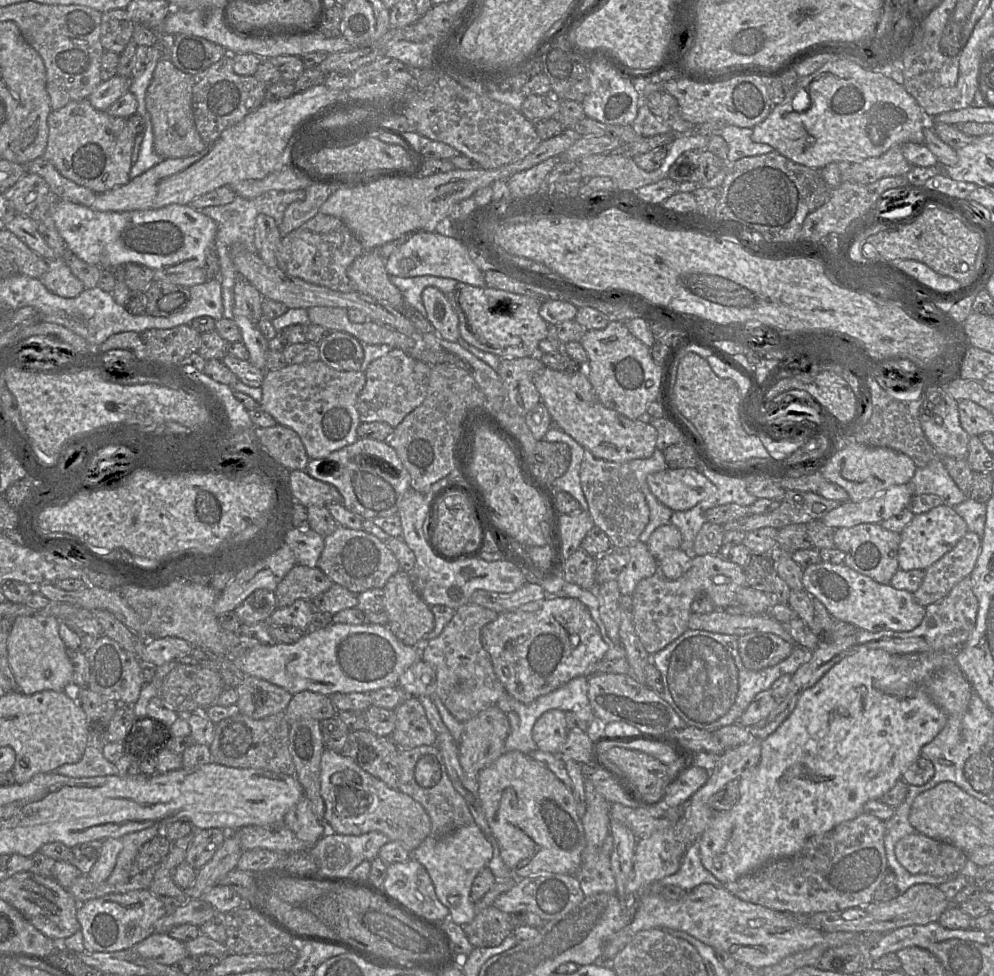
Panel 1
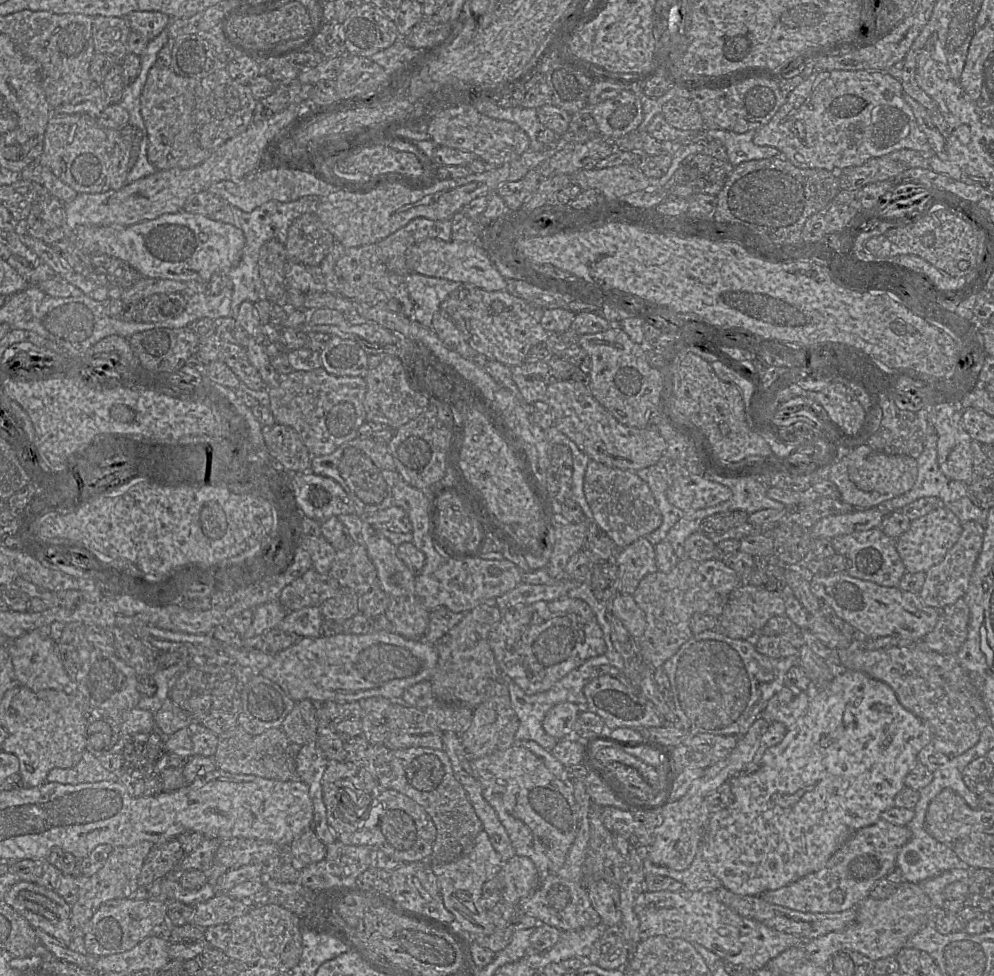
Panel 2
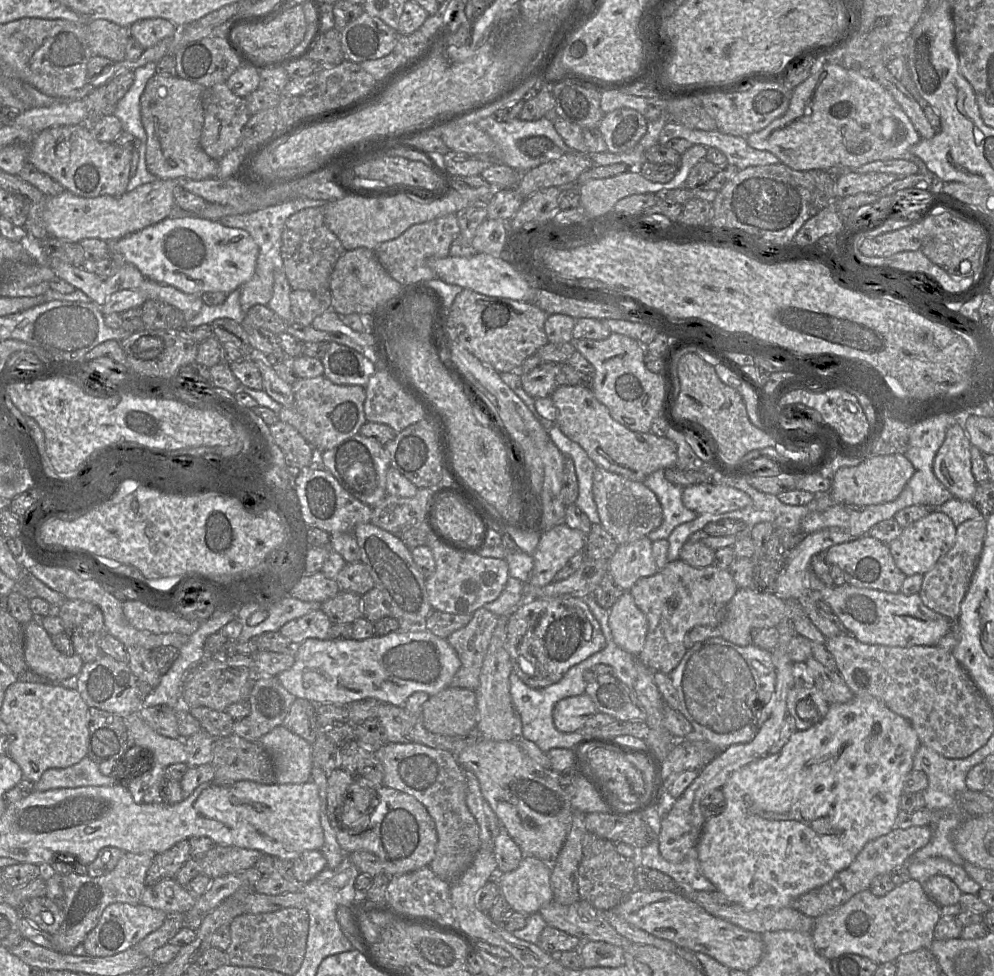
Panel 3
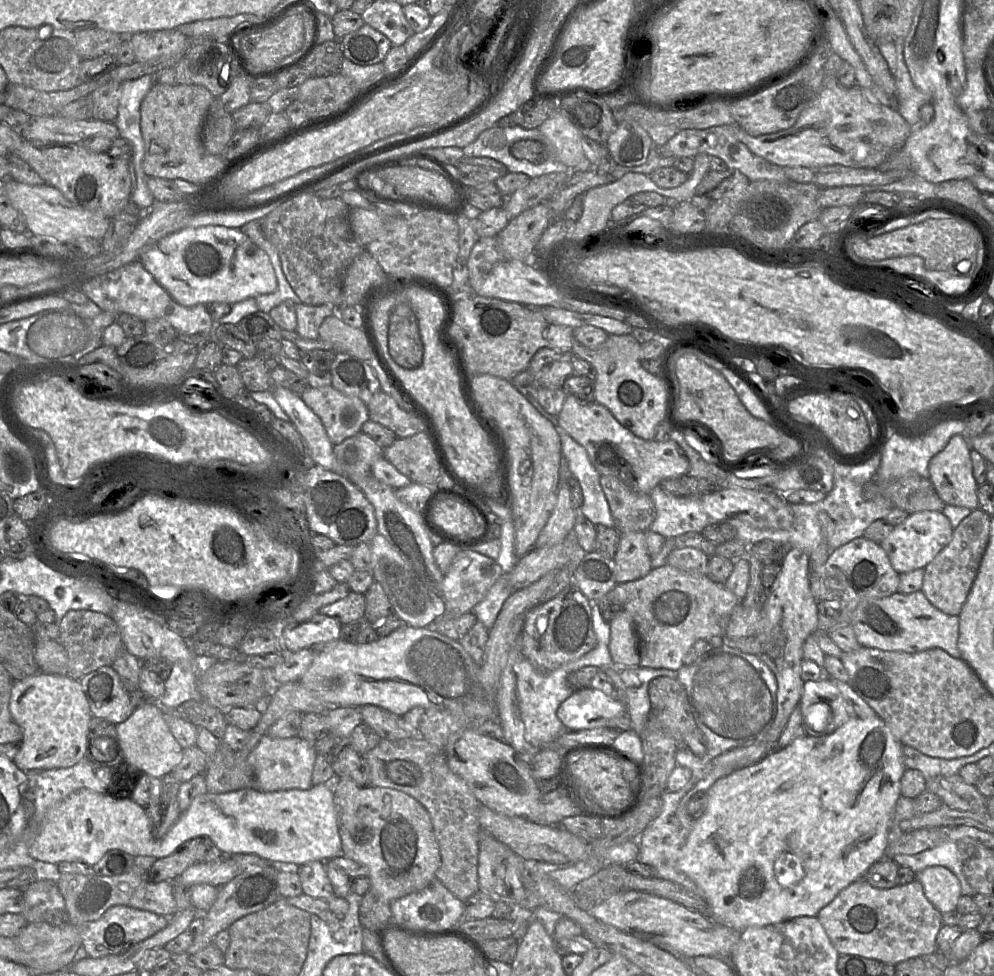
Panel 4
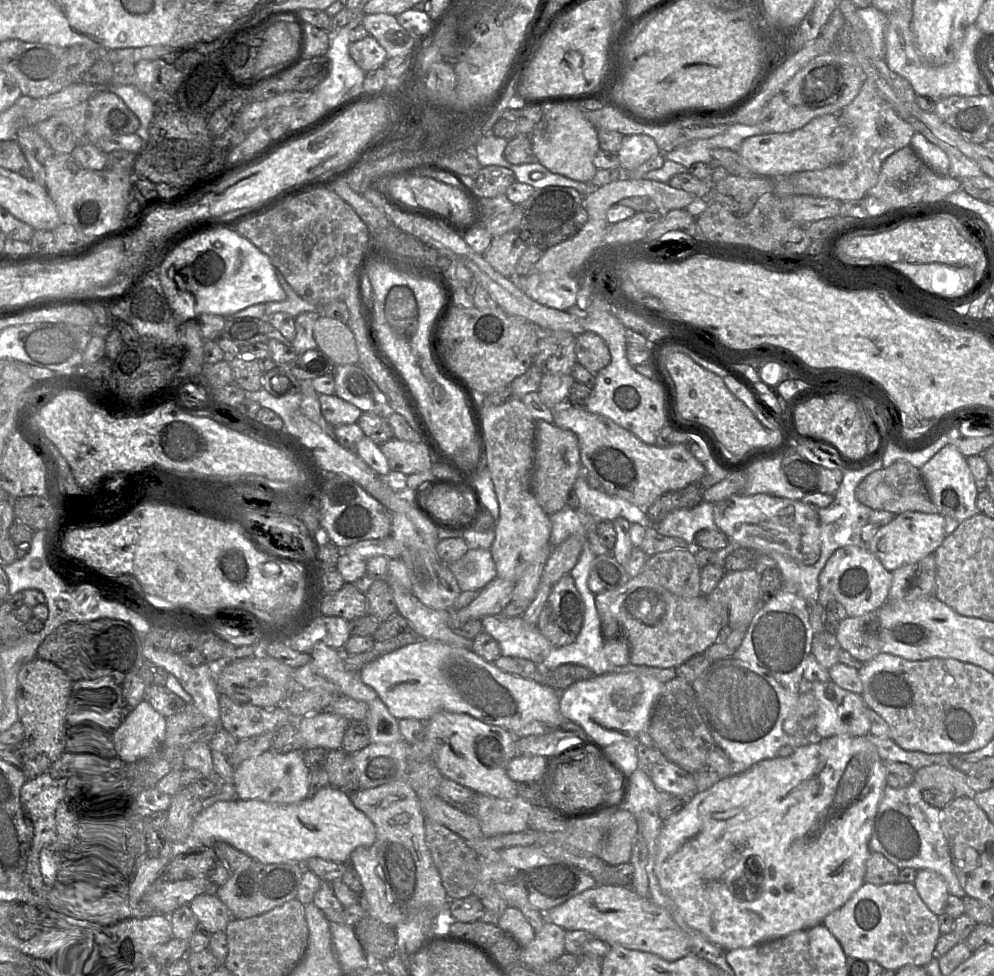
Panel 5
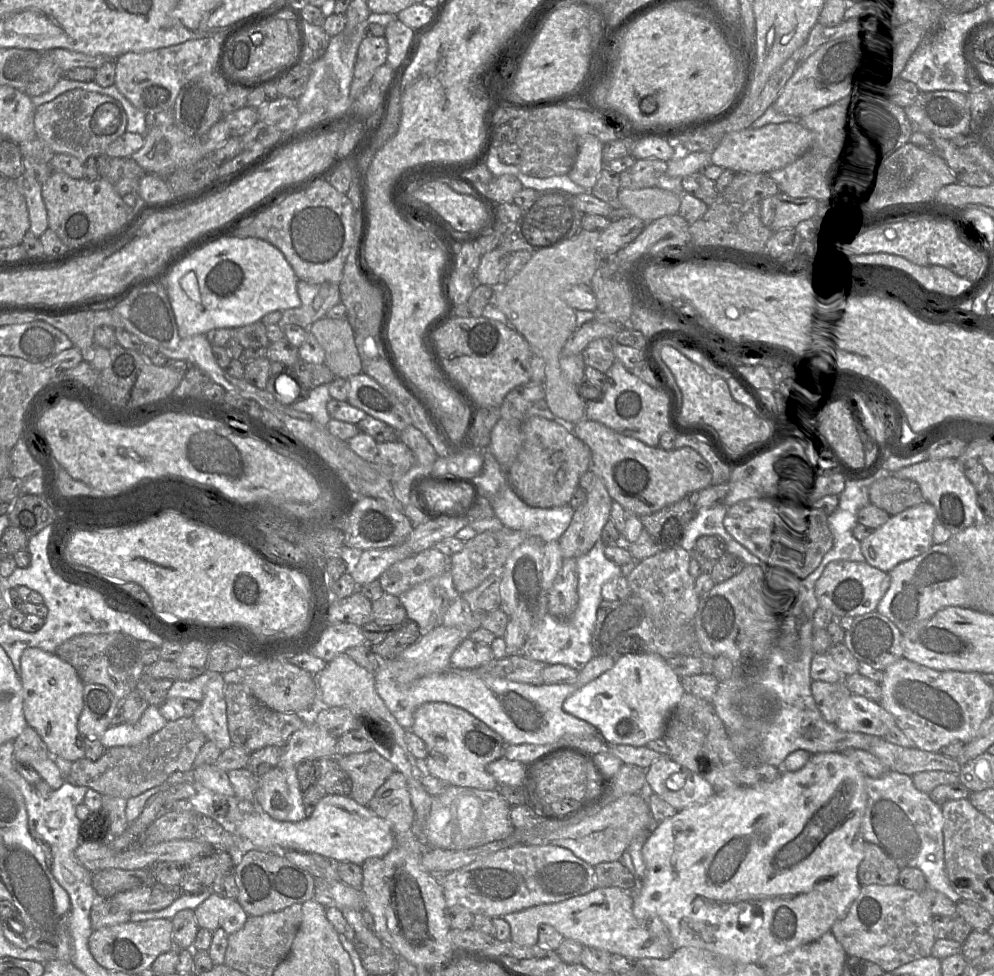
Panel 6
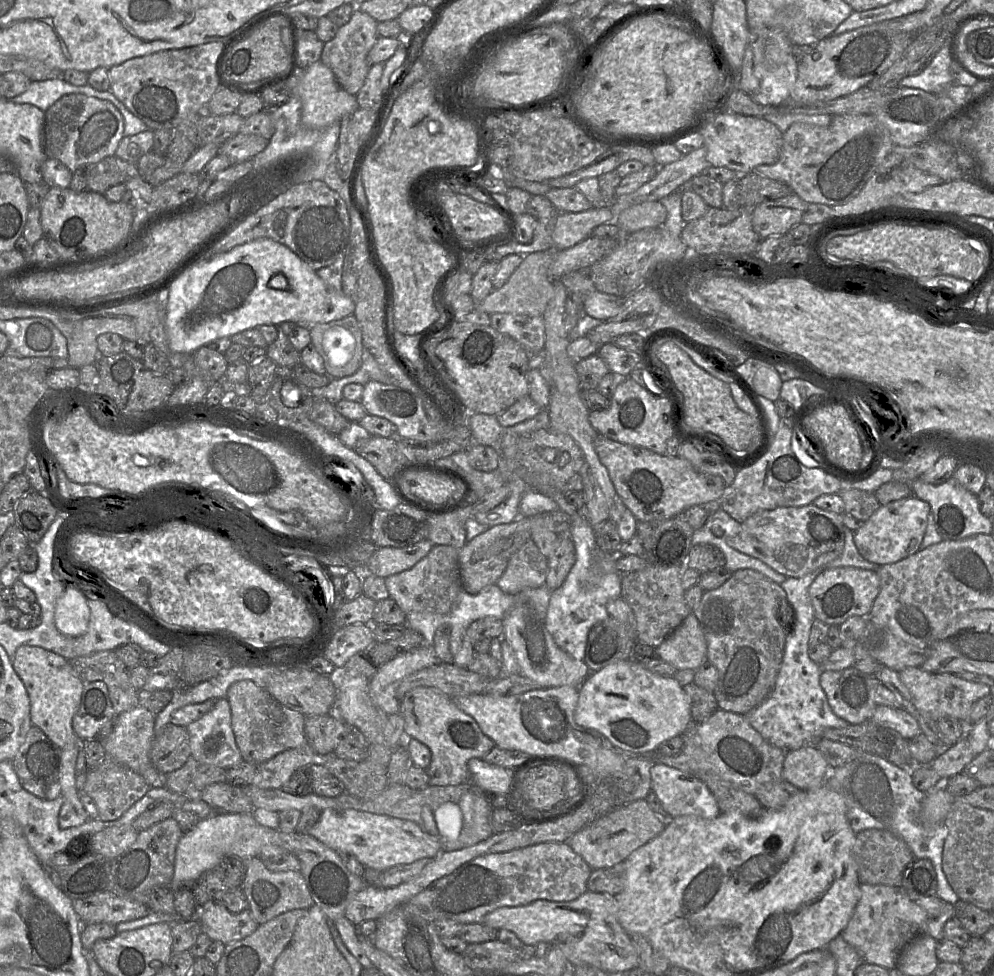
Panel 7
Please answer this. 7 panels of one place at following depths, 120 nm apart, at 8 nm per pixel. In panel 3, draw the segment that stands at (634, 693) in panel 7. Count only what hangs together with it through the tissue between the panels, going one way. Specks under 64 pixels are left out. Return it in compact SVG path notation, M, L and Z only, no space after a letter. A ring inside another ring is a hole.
M585 693L560 700L553 709L553 722L563 733L581 730L585 722L597 713L591 698Z

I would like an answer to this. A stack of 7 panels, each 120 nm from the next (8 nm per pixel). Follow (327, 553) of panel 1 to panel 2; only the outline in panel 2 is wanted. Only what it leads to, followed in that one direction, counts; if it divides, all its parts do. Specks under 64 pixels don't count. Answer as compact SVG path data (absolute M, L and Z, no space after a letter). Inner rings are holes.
M354 542L336 551L328 574L340 587L347 587L358 595L379 588L376 568L366 549Z

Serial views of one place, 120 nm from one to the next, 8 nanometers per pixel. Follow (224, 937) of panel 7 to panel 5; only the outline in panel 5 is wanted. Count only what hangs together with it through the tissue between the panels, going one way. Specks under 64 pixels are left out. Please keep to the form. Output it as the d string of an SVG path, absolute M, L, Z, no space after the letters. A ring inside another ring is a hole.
M214 892L197 895L189 905L198 922L211 934L225 931L227 924L234 919L232 912Z

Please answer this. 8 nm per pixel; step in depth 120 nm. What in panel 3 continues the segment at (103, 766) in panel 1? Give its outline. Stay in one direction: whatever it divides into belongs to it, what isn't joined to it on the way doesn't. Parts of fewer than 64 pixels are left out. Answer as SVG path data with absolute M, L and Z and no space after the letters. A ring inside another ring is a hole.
M86 756L70 767L47 769L35 783L35 790L45 792L61 788L113 786L116 784L124 783L118 783L116 779L103 775L99 770L99 765Z

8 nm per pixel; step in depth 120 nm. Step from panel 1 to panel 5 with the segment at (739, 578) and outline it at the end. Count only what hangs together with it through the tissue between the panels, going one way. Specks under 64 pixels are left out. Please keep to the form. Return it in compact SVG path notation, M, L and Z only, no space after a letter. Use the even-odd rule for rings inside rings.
M644 575L631 578L617 589L597 594L595 602L605 640L617 639L618 636L626 634L630 646L630 663L633 665L676 669L695 655L703 654L719 640L722 631L707 596L683 598L647 580Z

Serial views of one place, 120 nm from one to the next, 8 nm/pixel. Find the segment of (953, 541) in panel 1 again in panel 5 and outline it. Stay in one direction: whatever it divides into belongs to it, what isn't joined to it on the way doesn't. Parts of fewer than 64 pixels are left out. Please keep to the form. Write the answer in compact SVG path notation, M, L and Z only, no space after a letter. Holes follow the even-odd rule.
M907 511L896 515L889 524L880 527L876 535L864 545L892 572L933 554L945 538L945 519L942 514Z

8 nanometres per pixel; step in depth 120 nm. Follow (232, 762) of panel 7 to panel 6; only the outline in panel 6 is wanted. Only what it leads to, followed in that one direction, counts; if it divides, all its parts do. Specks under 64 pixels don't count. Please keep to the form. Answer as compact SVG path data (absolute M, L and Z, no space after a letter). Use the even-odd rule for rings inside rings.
M222 675L214 676L208 682L204 697L193 715L194 722L207 741L212 741L222 751L233 745L227 724L226 685Z

